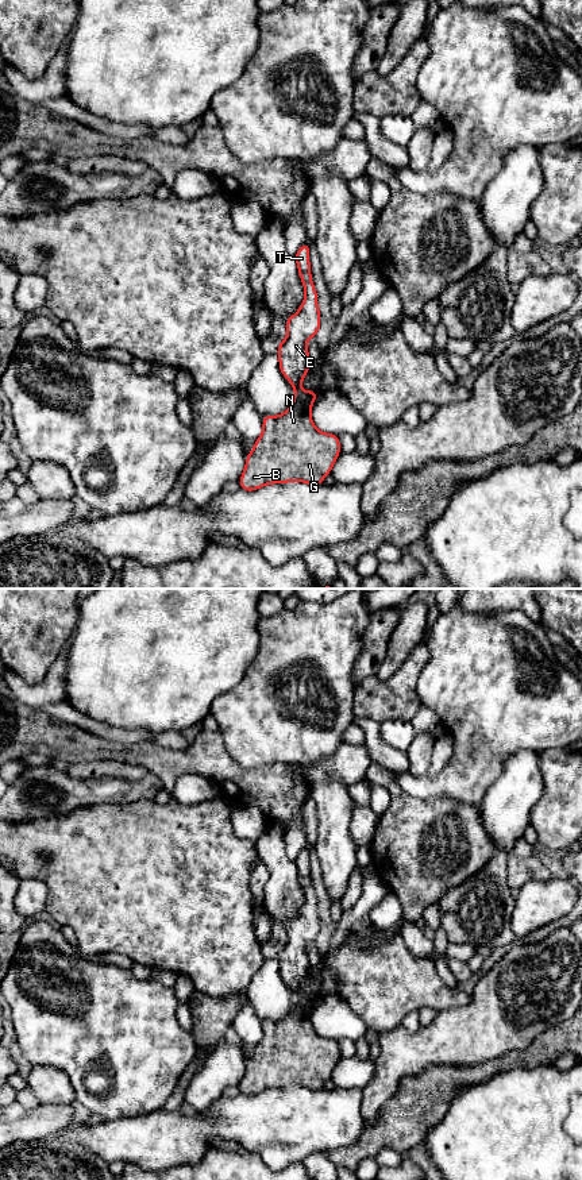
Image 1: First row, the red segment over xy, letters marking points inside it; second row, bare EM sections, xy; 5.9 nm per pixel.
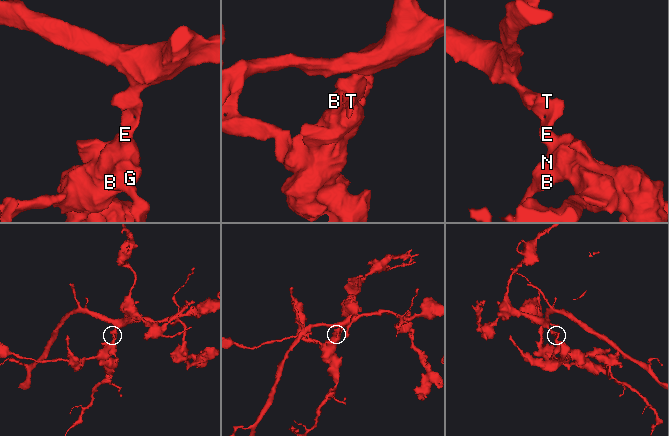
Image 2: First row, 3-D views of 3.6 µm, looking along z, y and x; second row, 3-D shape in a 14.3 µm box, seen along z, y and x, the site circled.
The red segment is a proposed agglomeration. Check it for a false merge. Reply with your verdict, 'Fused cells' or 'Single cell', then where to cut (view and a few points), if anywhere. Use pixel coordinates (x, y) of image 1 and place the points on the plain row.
Single cell. No split

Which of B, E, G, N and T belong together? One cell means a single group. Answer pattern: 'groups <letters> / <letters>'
groups B E G N T

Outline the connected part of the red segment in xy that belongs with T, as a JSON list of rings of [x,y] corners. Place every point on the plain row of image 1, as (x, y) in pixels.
[[[304,848],[294,861],[305,905],[286,925],[288,941],[277,957],[281,977],[292,988],[294,1003],[282,1019],[262,1022],[262,1040],[247,1058],[239,1084],[240,1094],[247,1096],[292,1085],[320,1090],[342,1057],[339,1042],[320,1037],[312,1026],[311,1013],[319,998],[300,992],[312,969],[307,946],[316,941],[321,926],[311,882],[309,849]]]

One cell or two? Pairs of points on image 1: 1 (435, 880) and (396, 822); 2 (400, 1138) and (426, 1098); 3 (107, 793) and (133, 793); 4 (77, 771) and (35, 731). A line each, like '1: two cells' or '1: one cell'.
1: one cell
2: one cell
3: one cell
4: two cells

